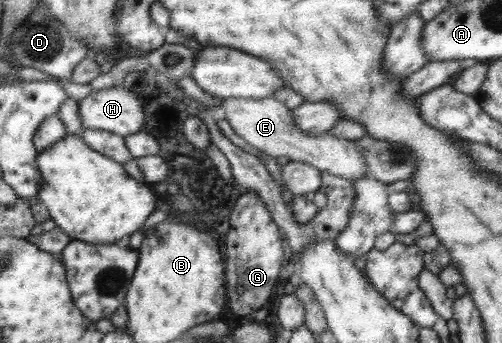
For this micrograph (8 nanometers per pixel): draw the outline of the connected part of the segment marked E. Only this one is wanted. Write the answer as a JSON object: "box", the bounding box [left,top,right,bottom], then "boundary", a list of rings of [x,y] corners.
{"box":[218,97,368,180],"boundary":[[[226,97],[222,99],[218,108],[223,110],[224,117],[232,126],[232,130],[246,144],[251,144],[267,155],[287,156],[292,161],[305,162],[321,171],[328,171],[333,175],[340,175],[350,180],[368,175],[366,156],[364,156],[364,152],[360,152],[355,141],[336,138],[329,131],[314,136],[308,132],[300,132],[296,128],[296,124],[293,124],[292,109],[286,108],[282,102],[278,102],[272,97],[260,99]]]}

